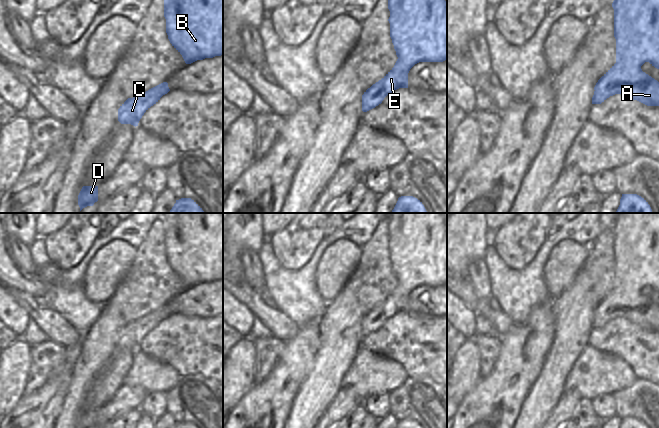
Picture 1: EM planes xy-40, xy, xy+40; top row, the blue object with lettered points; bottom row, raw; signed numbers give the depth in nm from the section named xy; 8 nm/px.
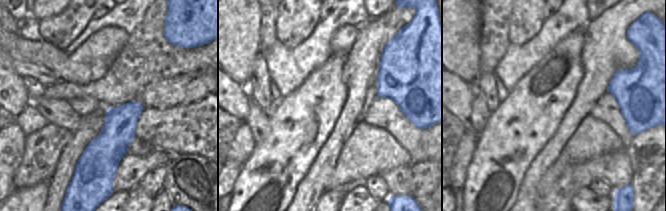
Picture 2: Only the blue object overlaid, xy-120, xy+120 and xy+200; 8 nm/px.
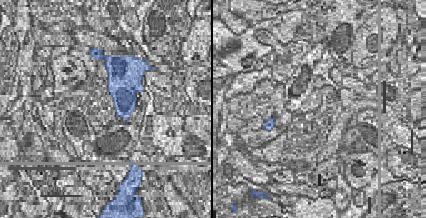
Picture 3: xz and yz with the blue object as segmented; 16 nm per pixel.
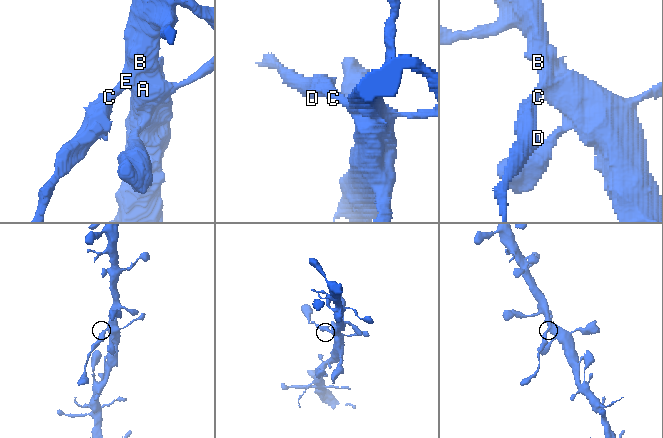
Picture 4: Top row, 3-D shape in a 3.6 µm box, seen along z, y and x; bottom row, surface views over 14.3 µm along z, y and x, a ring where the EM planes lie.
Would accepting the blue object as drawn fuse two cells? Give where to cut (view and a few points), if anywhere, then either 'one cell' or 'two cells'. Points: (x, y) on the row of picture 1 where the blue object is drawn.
cut xy (370, 87), (373, 91), (386, 95); two cells

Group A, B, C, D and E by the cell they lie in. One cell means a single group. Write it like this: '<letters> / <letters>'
A B E / C D

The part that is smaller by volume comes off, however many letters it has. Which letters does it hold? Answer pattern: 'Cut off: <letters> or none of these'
Cut off: C, D

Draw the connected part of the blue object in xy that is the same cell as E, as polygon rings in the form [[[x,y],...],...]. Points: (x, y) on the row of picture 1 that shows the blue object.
[[[388,0],[390,37],[398,57],[394,67],[370,88],[386,96],[399,88],[408,88],[408,73],[419,62],[447,60],[447,4],[445,0]]]

